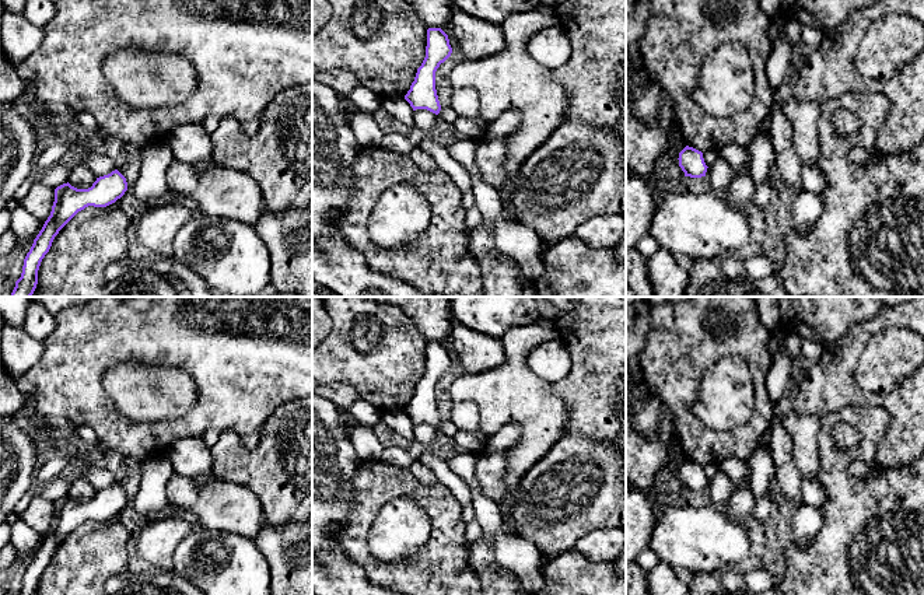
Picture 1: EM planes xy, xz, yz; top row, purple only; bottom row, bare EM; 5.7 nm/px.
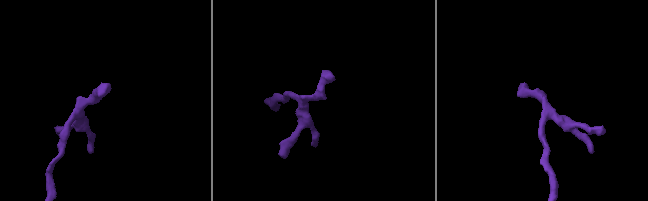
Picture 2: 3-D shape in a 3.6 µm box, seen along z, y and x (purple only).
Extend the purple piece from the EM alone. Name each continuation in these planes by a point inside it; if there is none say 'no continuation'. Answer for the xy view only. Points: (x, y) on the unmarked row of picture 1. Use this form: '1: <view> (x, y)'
no continuation

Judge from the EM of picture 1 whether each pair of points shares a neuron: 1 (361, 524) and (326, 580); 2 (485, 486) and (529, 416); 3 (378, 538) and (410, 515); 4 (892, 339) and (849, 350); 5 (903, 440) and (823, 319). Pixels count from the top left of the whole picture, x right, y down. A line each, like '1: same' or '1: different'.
1: different
2: different
3: same
4: different
5: different

